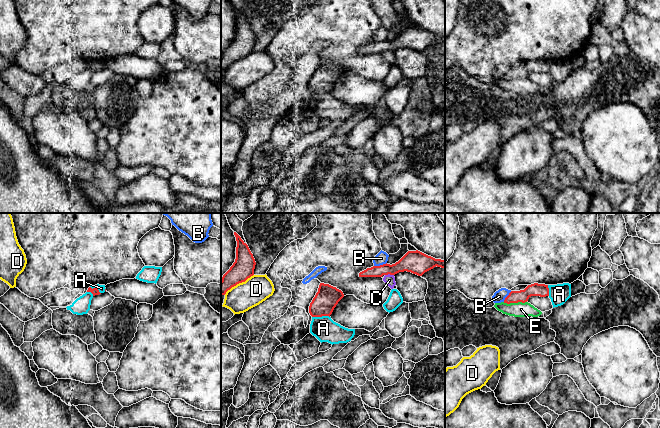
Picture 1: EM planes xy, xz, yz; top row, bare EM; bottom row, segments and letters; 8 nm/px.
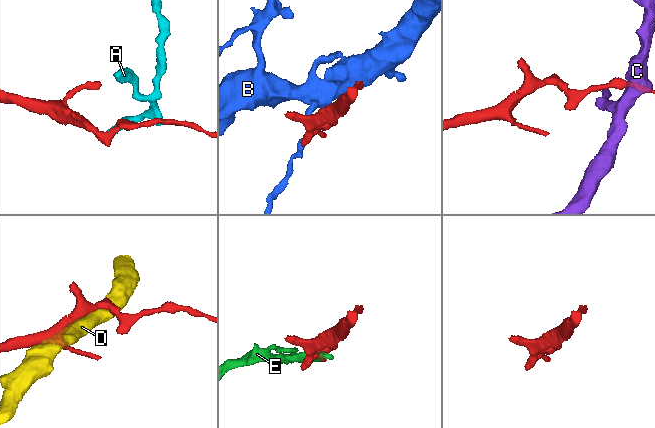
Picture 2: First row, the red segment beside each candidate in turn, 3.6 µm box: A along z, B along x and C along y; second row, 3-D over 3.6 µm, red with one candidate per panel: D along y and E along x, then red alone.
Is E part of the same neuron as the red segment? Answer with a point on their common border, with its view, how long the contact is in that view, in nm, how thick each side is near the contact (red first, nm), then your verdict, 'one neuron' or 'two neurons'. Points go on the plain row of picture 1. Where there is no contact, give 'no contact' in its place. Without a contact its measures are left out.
yz (514, 78) | 190 nm | 110/120 nm | two neurons

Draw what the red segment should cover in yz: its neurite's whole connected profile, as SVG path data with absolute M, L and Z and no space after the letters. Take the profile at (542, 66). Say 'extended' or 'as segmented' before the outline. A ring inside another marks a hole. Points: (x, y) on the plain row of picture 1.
as segmented; M534 59L528 61L524 66L511 67L509 71L505 74L504 79L525 79L531 72L546 73L549 72L548 61Z

